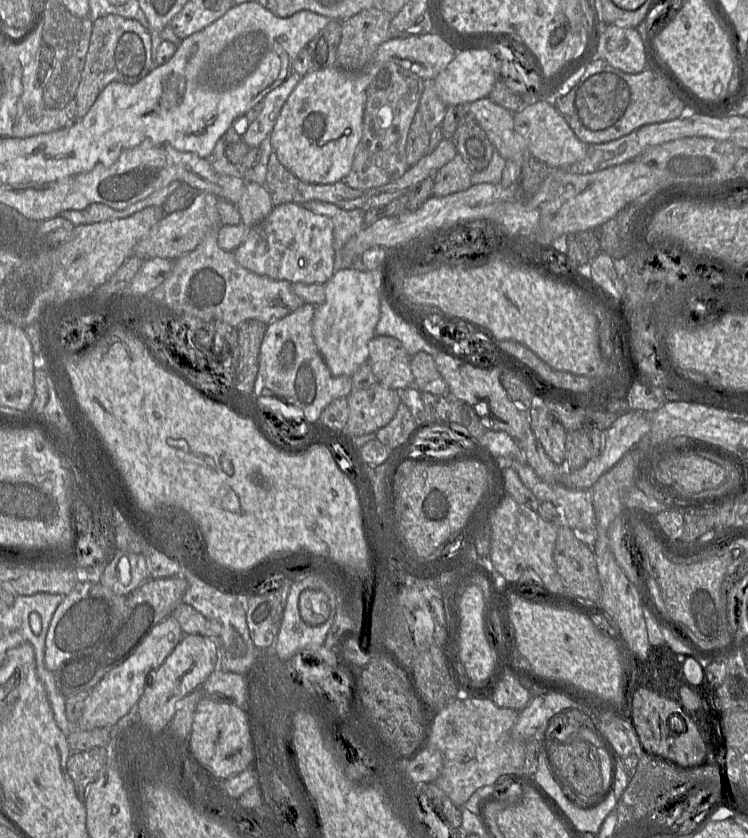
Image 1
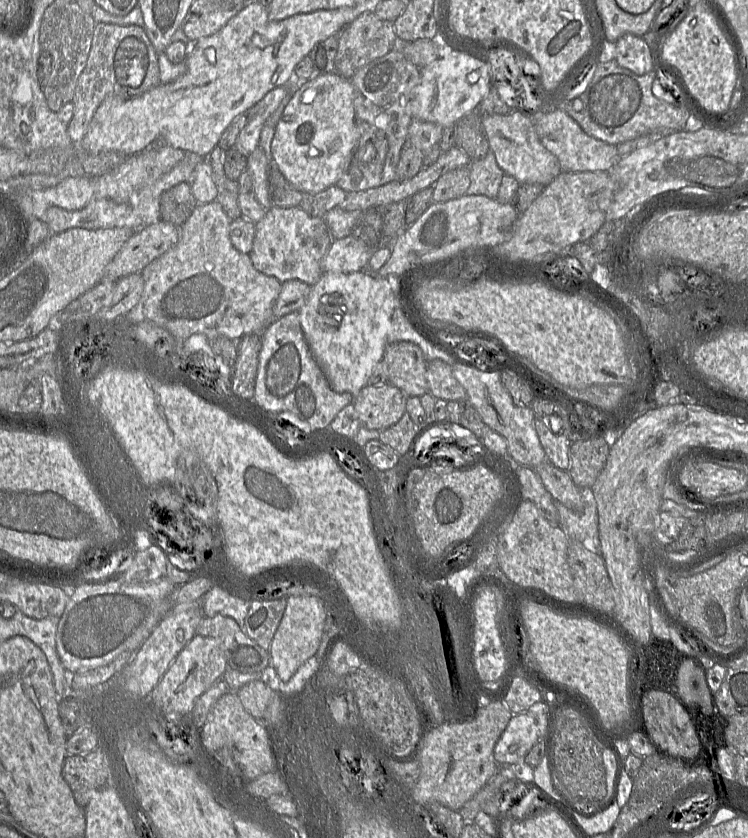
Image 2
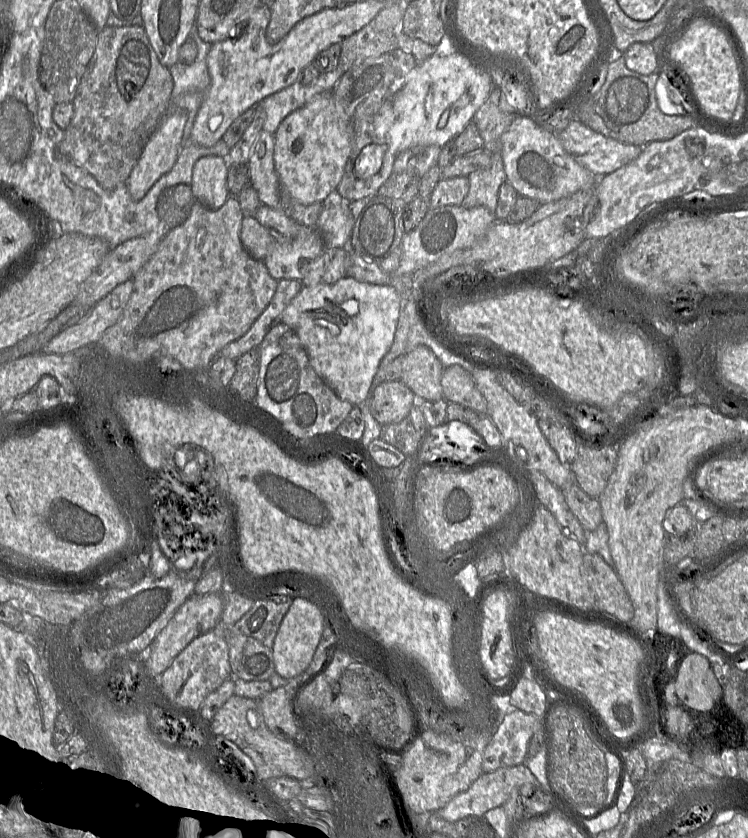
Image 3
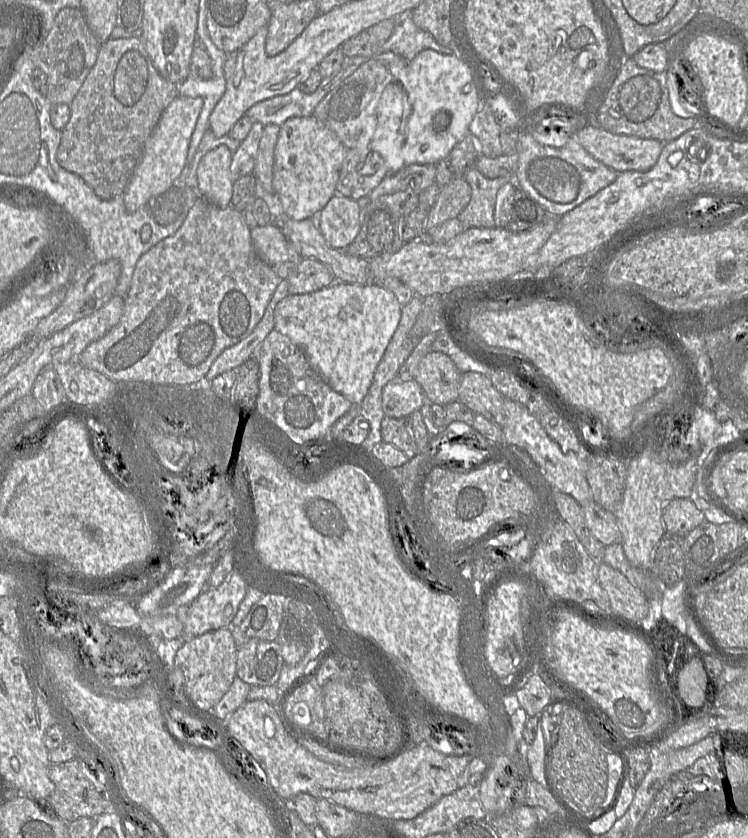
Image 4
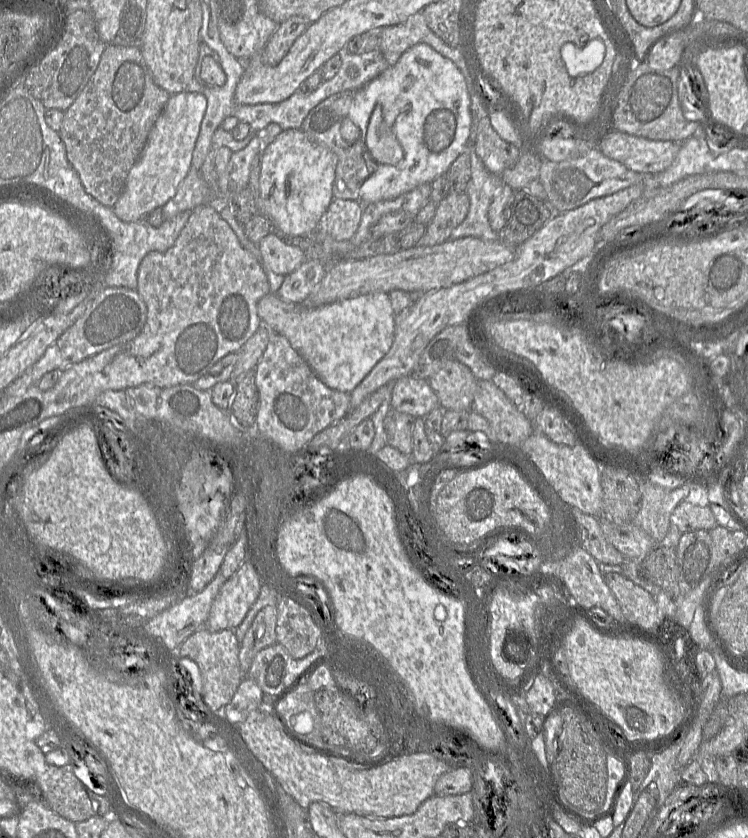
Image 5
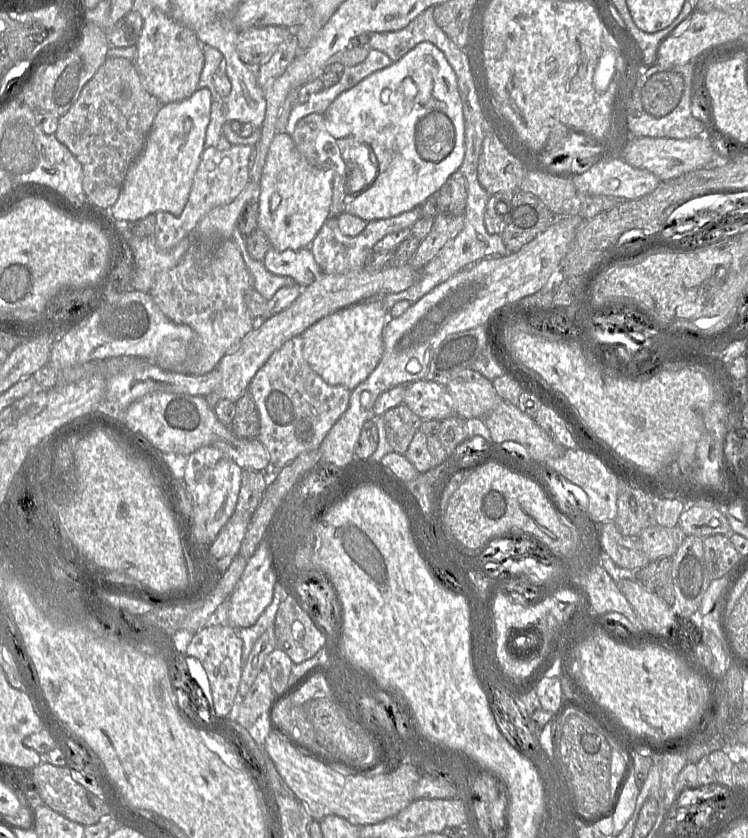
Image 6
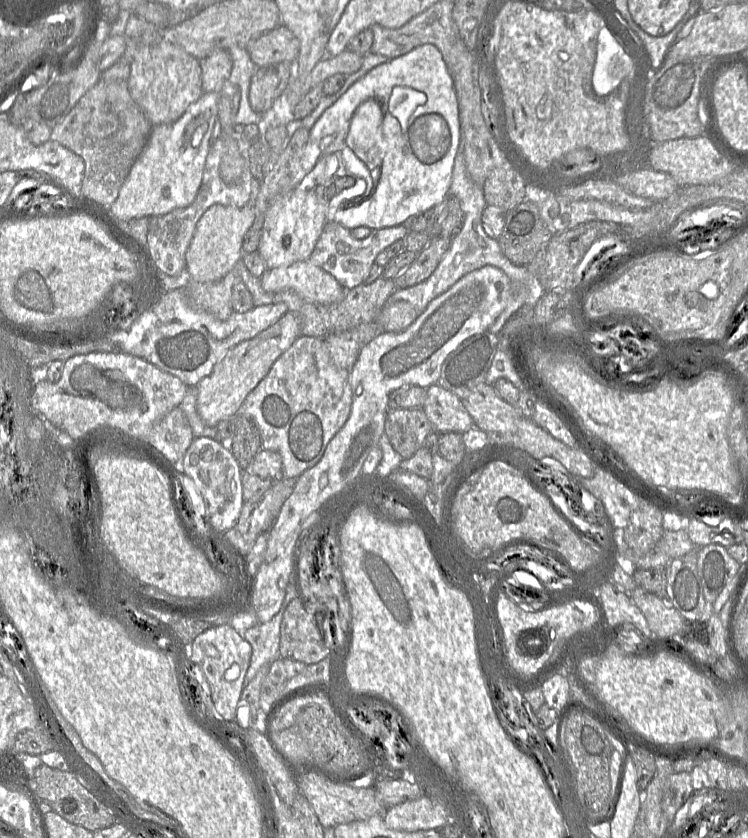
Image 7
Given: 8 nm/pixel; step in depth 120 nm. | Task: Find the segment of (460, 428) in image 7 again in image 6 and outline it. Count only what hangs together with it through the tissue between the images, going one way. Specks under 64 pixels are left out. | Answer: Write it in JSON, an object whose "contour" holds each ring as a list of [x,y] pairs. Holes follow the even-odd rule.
{"contour":[[[420,380],[407,385],[403,404],[422,420],[442,421],[455,415],[445,386],[434,381]]]}

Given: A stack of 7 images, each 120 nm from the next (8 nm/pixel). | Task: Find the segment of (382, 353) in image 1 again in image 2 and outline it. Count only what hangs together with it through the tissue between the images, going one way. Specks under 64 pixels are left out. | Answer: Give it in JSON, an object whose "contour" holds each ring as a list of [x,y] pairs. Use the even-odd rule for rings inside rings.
{"contour":[[[409,341],[387,344],[383,361],[388,366],[388,382],[408,397],[429,393],[426,381],[428,362],[419,346]]]}

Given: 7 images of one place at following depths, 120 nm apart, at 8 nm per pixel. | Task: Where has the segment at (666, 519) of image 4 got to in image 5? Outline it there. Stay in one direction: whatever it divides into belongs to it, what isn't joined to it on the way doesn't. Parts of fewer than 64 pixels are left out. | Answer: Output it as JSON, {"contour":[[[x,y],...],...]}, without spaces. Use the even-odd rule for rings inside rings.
{"contour":[[[682,501],[674,509],[670,521],[681,533],[695,530],[710,531],[717,525],[716,519],[709,506],[700,507],[687,501]]]}

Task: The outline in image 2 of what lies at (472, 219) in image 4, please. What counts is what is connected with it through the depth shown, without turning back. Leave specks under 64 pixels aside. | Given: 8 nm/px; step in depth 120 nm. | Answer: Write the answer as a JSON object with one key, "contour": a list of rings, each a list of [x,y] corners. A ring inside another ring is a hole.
{"contour":[[[491,149],[485,157],[471,161],[469,165],[470,186],[467,195],[484,195],[496,199],[499,187],[504,176],[504,171],[497,164]]]}

